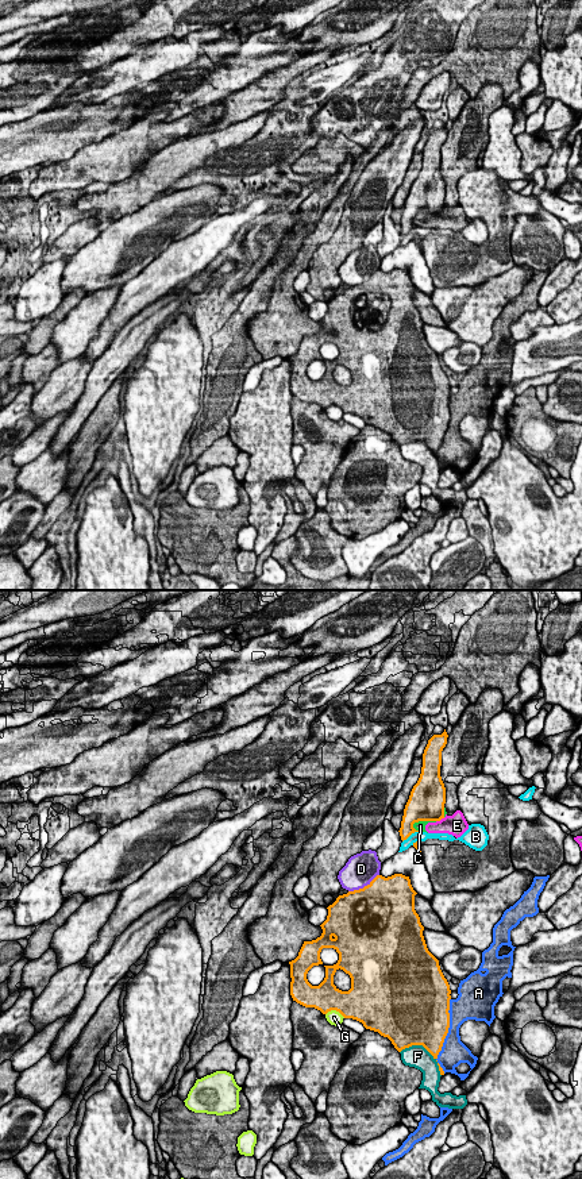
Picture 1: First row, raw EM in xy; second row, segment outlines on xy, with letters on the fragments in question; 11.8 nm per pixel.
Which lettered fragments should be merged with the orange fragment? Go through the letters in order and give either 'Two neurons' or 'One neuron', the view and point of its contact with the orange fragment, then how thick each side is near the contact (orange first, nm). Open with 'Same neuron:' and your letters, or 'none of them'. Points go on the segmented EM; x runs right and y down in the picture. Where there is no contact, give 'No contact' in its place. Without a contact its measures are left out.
Same neuron: A
A: One neuron. Touches orange at xy (446, 1035). Thickness 480 nm (orange) against 300 nm
B: Two neurons. Touches orange at xy (409, 835). Thickness 200 nm (orange) against 130 nm
C: Two neurons. Touches orange at xy (423, 820). Thickness 420 nm (orange) against 120 nm
D: Two neurons. Touches orange at xy (365, 886). Thickness 500 nm (orange) against 380 nm
E: Two neurons. Touches orange at xy (440, 819). Thickness 420 nm (orange) against 240 nm
F: Two neurons. Touches orange at xy (426, 1048). Thickness 440 nm (orange) against 280 nm
G: Two neurons. Touches orange at xy (335, 1009). Thickness 360 nm (orange) against 170 nm

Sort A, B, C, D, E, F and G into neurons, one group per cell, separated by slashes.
A / B / C E / D / F / G

